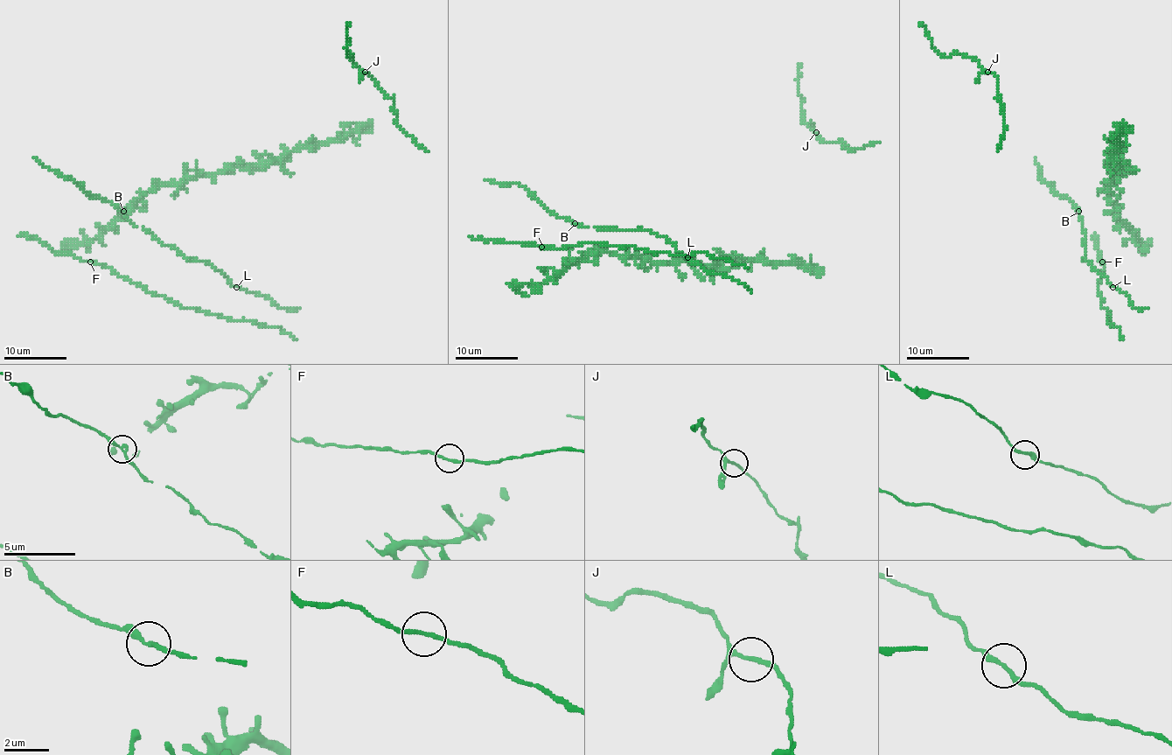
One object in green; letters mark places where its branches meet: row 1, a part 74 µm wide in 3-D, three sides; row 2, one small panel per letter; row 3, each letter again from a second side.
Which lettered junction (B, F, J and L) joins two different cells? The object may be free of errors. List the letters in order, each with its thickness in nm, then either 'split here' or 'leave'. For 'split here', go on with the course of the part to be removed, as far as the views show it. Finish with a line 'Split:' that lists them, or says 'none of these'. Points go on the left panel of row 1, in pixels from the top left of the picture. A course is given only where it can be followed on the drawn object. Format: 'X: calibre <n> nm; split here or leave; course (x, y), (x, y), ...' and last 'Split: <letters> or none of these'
B: calibre 200 nm; leave
F: calibre 170 nm; leave
J: calibre 180 nm; leave
L: calibre 200 nm; leave
Split: none of these

